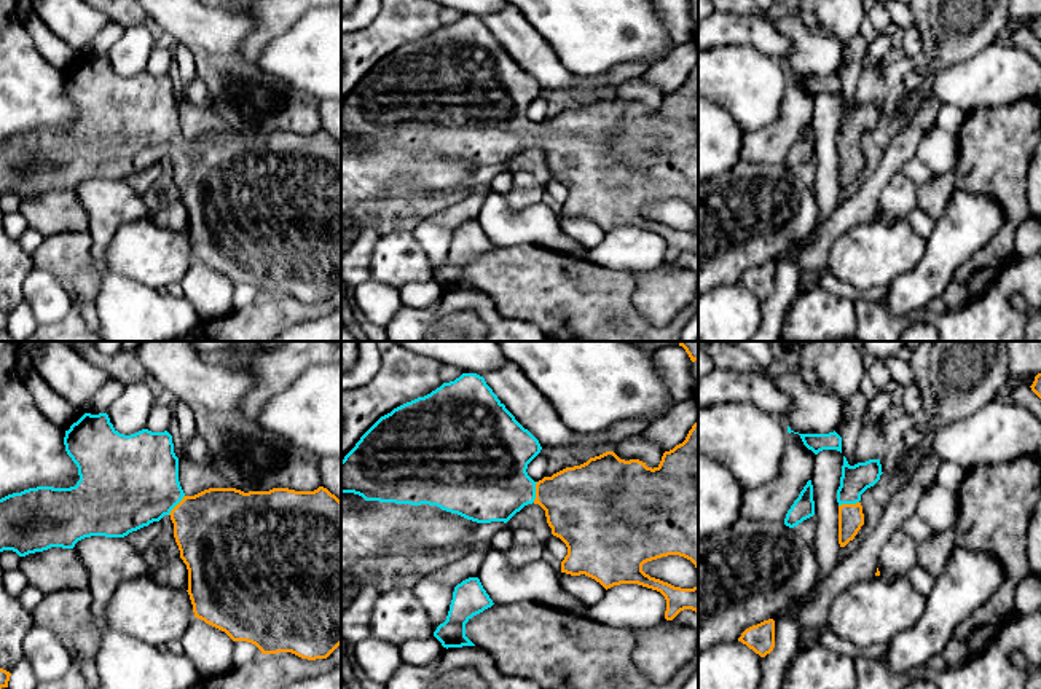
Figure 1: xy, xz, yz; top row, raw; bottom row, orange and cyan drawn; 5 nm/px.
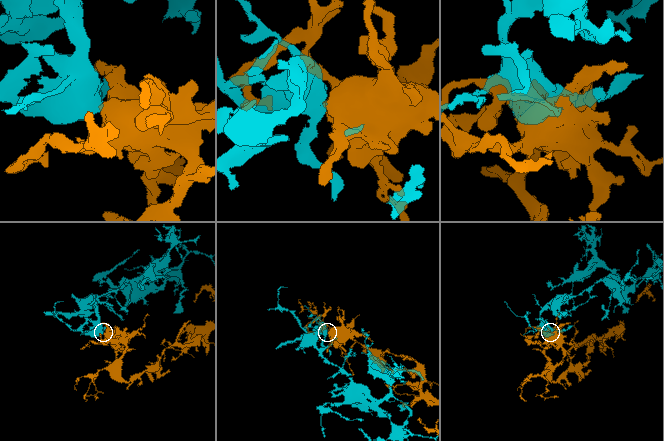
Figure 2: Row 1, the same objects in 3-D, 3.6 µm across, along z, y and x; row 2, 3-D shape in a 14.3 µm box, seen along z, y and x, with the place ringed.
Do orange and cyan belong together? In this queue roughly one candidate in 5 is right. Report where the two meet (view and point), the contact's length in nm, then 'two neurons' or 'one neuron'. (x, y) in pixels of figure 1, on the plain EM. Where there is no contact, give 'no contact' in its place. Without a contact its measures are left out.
contact xz (536, 134); length 110 nm; one neuron

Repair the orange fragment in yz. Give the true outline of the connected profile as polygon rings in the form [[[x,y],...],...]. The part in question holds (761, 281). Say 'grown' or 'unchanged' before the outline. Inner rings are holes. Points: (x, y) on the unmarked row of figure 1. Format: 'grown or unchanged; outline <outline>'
unchanged; outline [[[768,262],[746,271],[738,281],[743,287],[752,292],[760,300],[770,297],[775,290],[775,263]]]

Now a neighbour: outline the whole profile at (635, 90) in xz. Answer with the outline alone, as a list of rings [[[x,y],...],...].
[[[642,75],[625,80],[622,85],[615,88],[612,93],[620,102],[639,102],[647,110],[658,110],[663,94],[658,86],[649,83]]]

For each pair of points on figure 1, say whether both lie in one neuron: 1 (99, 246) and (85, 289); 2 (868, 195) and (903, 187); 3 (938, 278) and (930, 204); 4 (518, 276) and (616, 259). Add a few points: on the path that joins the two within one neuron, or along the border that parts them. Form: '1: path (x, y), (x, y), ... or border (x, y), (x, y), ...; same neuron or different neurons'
1: border (88, 232), (91, 238), (91, 270), (101, 278); different neurons
2: border (899, 168), (885, 185), (877, 209); different neurons
3: border (958, 190), (936, 220); different neurons
4: border (584, 257), (589, 263), (625, 271); different neurons

